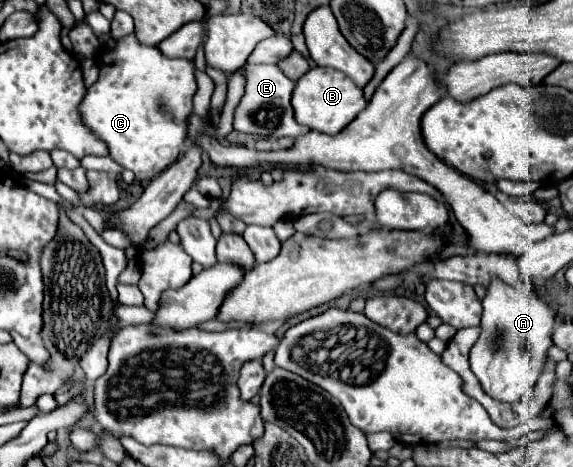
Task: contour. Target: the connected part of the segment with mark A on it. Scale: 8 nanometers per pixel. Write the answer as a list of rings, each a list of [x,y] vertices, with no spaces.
[[[501,280],[491,282],[483,298],[481,336],[469,352],[469,364],[483,390],[499,402],[519,402],[533,396],[533,388],[545,368],[547,350],[553,346],[555,316],[545,300],[537,300],[527,288],[513,288]]]

